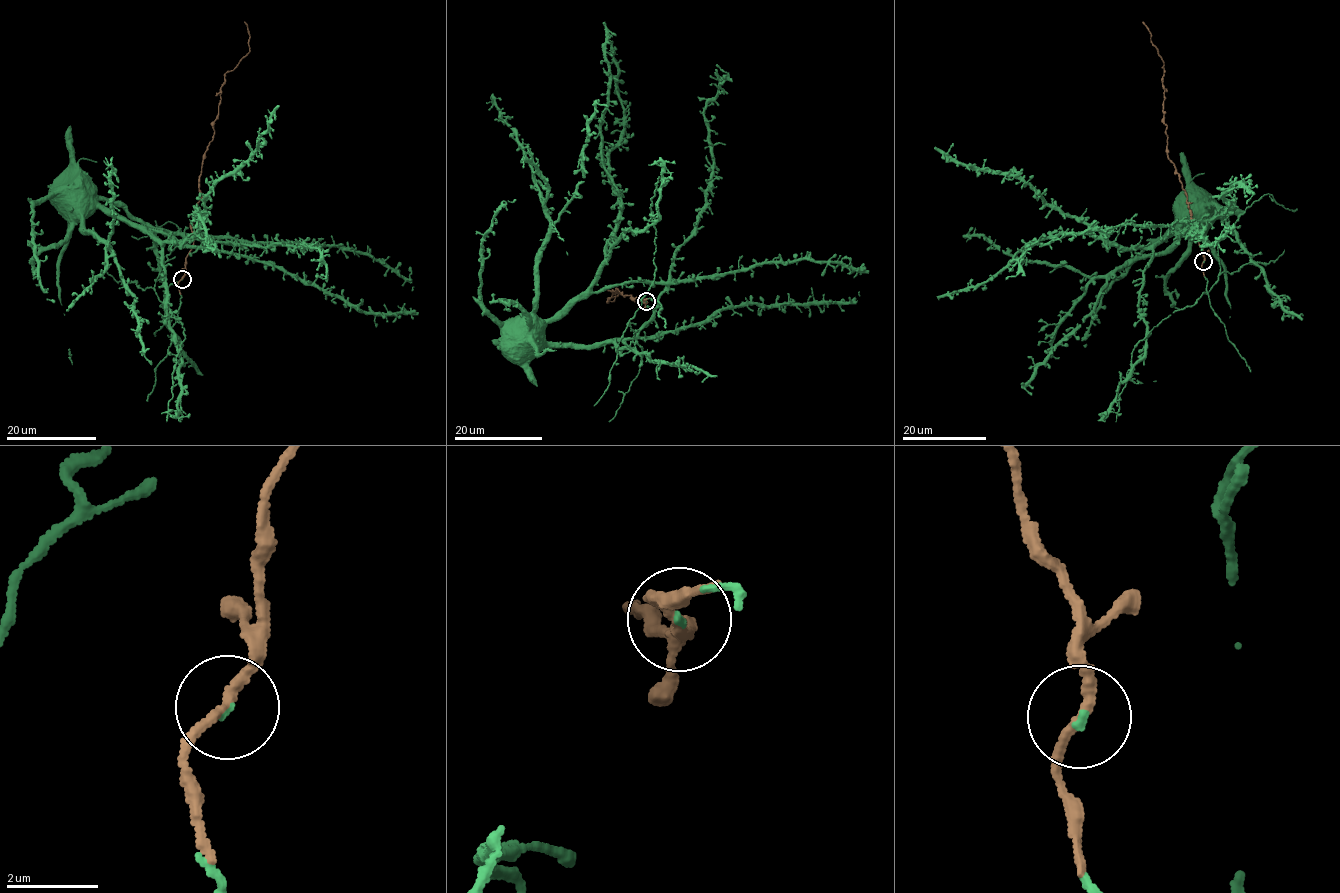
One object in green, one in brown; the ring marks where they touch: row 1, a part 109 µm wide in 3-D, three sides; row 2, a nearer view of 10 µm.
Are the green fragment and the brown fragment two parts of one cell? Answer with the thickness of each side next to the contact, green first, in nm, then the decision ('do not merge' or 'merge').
80/200 nm | merge

